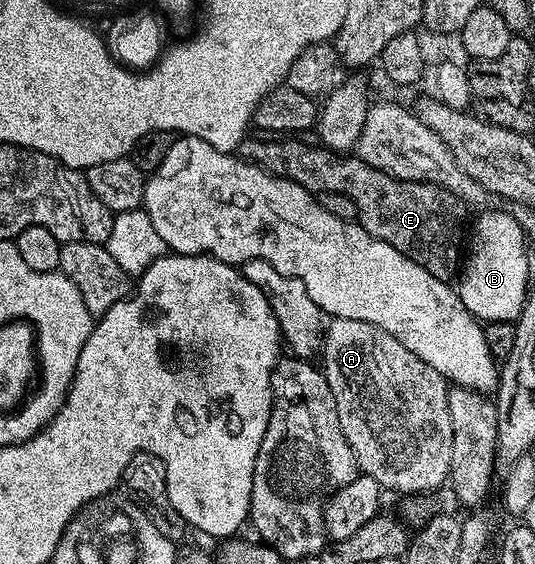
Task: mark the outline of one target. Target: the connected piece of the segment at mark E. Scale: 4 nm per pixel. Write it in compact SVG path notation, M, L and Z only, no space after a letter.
M299 138L259 139L263 140L244 139L238 145L238 155L259 165L273 176L283 176L286 180L305 186L305 190L312 194L340 192L353 198L359 211L357 223L369 235L381 242L389 242L393 250L405 254L410 260L417 262L417 266L429 270L433 278L448 282L456 279L461 268L459 251L462 253L465 248L460 197L433 184L418 184L412 180L393 178L369 166L355 154L342 158L322 146L310 148L309 145L302 144L299 141L302 139Z

